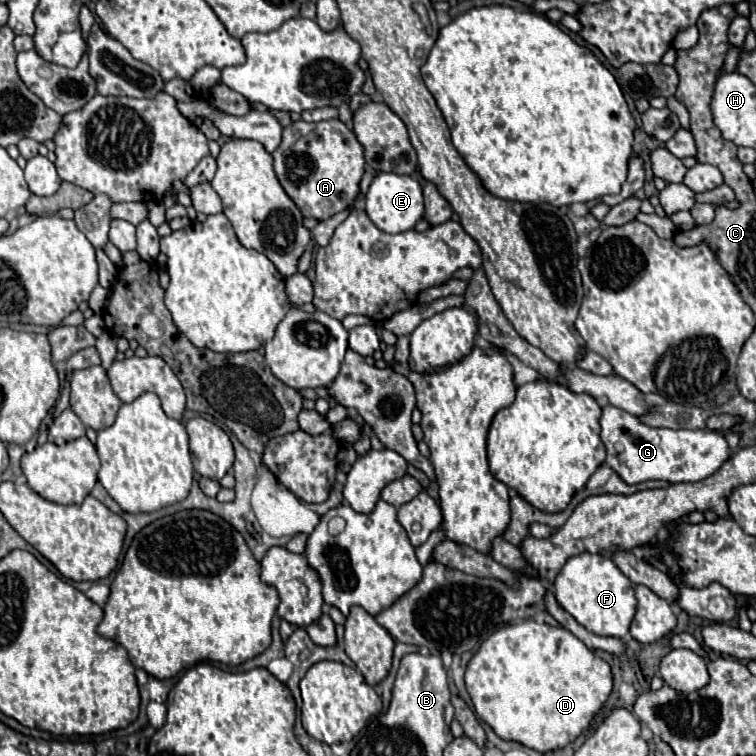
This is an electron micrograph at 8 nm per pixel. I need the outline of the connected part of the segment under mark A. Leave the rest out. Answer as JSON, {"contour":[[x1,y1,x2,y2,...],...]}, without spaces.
{"contour":[[338,118,328,122,298,120,284,128,282,144,276,148,274,170,286,194,302,208,304,218,328,220,354,204,364,174,364,154,354,132]]}

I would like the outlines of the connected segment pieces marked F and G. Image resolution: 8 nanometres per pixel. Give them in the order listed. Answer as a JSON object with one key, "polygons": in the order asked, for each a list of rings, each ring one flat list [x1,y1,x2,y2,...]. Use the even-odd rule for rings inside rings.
{"polygons":[[[584,552,572,556,554,580,554,596,558,604,578,620,578,624,596,636,624,638,636,612,634,584,608,556,602,554]],[[606,406,600,418,600,438,606,446,606,464,620,474,626,484,638,484,644,480,664,482,698,482,714,474,730,456,732,450,726,438,712,430,668,430,668,428,646,428,638,418,626,410],[614,444,622,444,624,452,618,454]]]}

